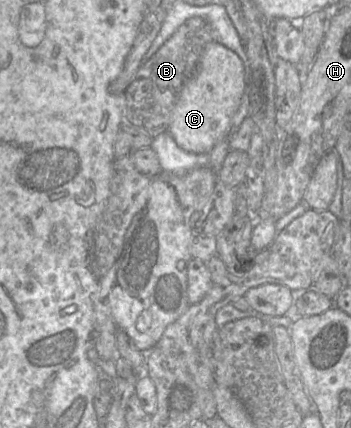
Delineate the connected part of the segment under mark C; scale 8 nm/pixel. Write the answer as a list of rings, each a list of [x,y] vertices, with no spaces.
[[[211,41],[198,66],[182,88],[175,103],[168,132],[184,151],[203,154],[230,135],[232,119],[237,112],[245,88],[245,66],[234,51]]]

